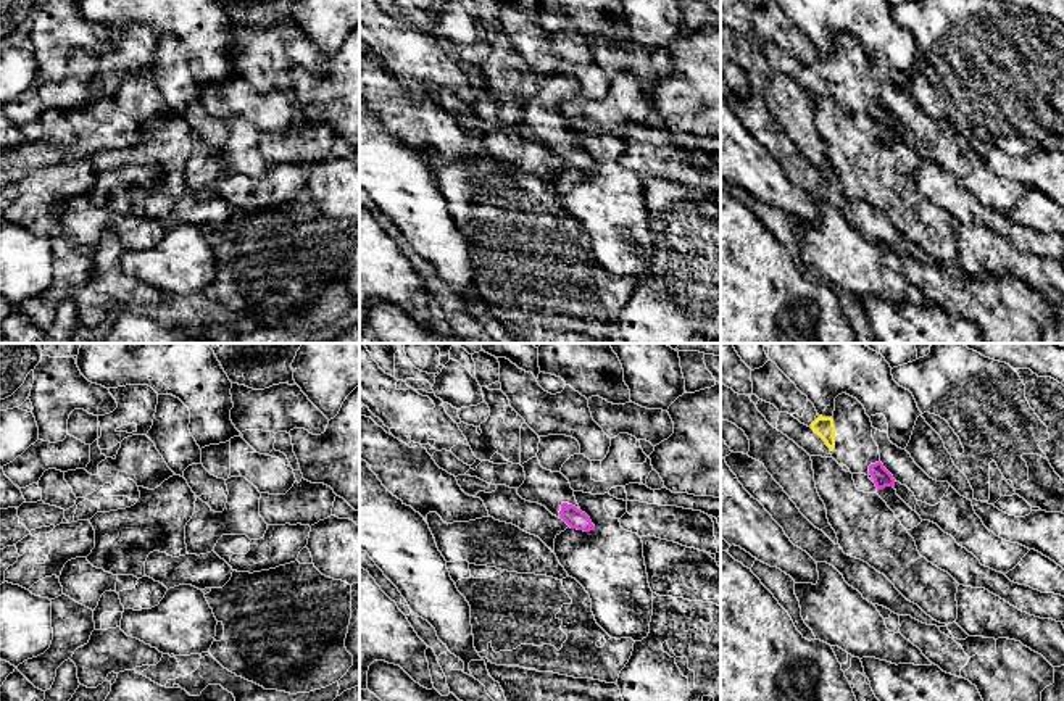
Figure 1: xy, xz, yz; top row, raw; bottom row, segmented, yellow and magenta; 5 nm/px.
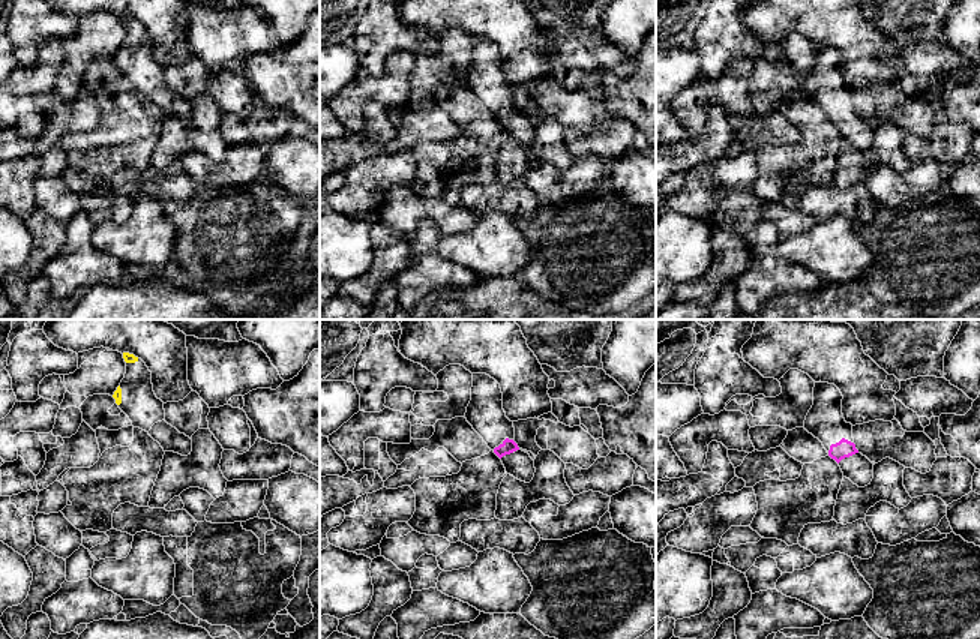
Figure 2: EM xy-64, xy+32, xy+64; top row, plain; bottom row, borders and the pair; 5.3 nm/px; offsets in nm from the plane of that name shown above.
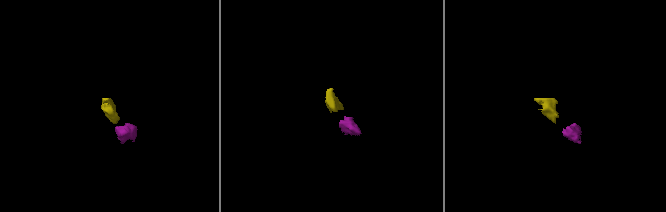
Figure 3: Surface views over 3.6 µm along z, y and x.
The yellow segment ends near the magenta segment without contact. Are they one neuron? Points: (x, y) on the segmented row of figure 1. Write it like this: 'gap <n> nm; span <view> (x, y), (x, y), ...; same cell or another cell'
gap 200 nm; span yz (834, 447), (869, 466); same cell

